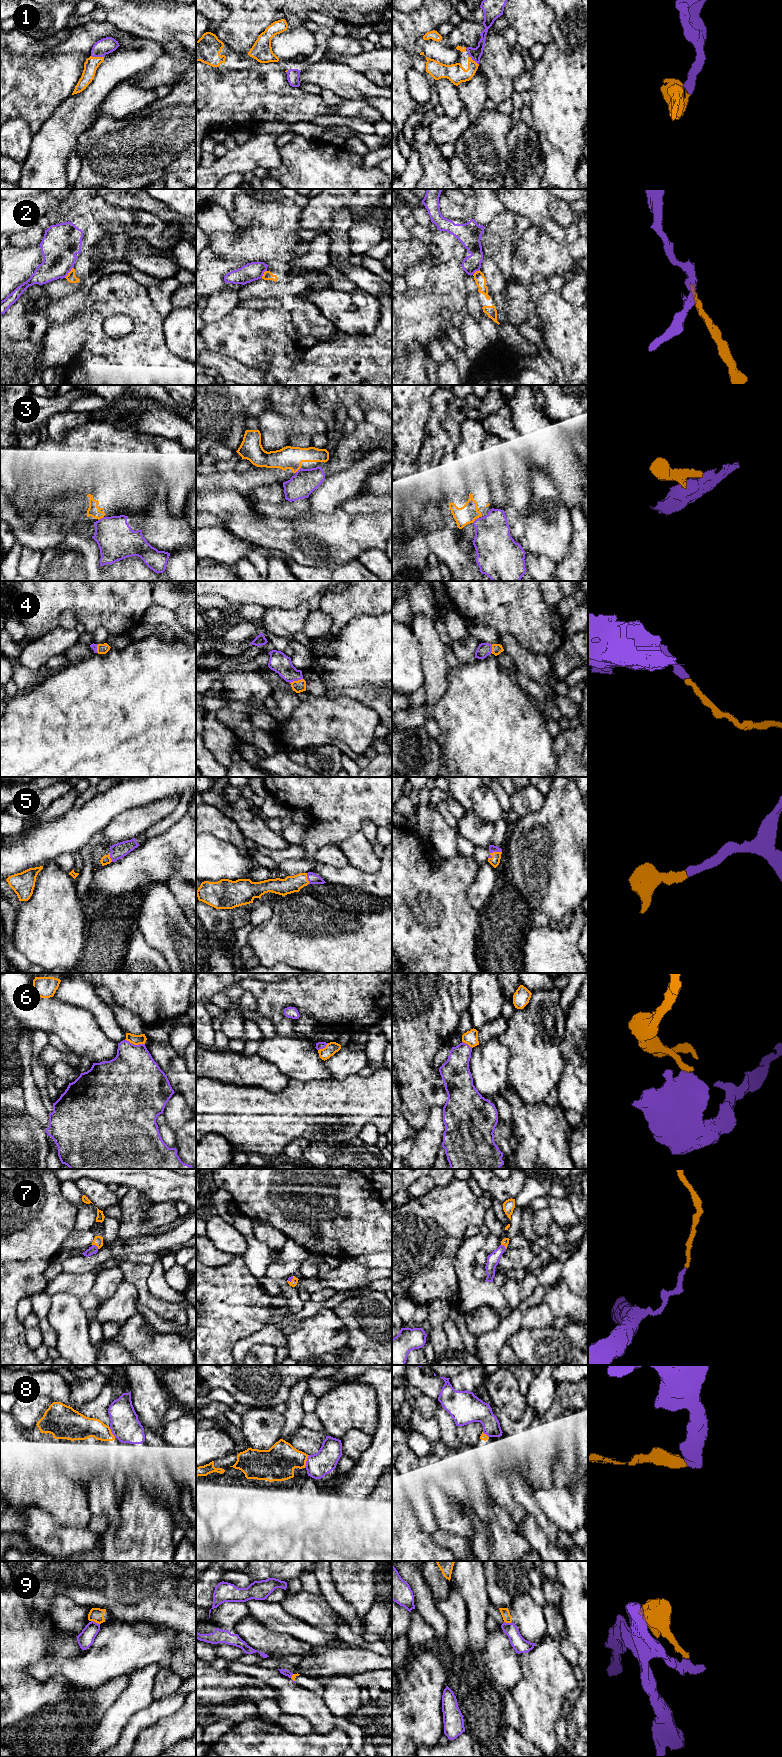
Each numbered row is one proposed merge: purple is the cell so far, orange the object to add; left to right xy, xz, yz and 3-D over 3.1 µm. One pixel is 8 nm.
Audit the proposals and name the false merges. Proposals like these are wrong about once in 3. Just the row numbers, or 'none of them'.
2, 3, 6, 8, 9

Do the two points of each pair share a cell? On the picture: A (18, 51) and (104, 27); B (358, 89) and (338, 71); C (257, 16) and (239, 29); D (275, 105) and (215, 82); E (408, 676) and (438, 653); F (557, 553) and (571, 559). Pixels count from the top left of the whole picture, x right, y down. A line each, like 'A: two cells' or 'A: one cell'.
A: one cell
B: one cell
C: one cell
D: one cell
E: two cells
F: two cells

